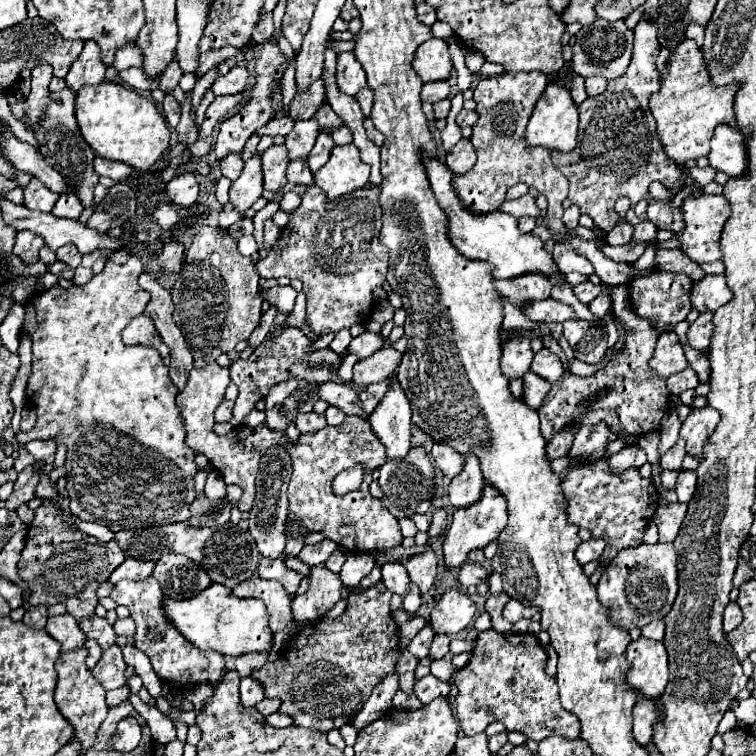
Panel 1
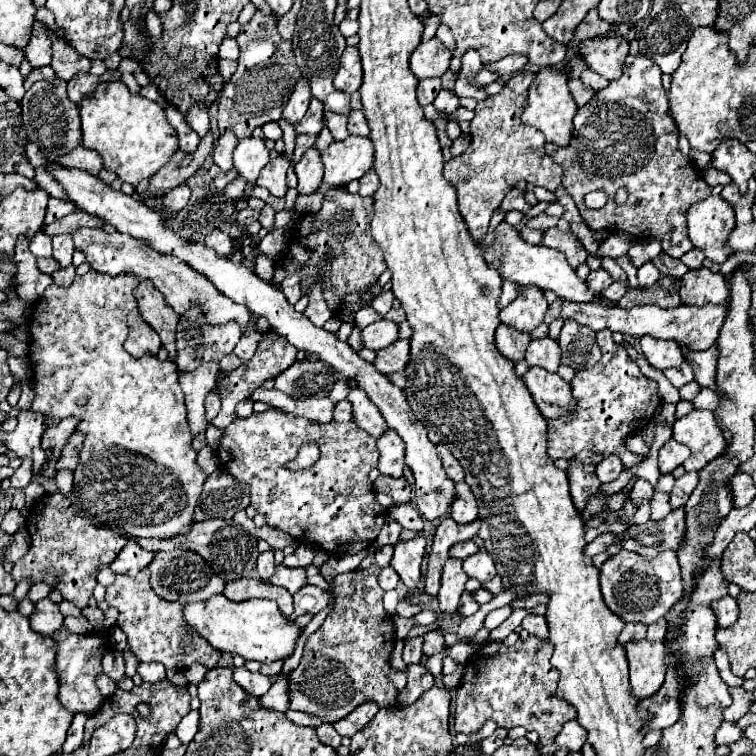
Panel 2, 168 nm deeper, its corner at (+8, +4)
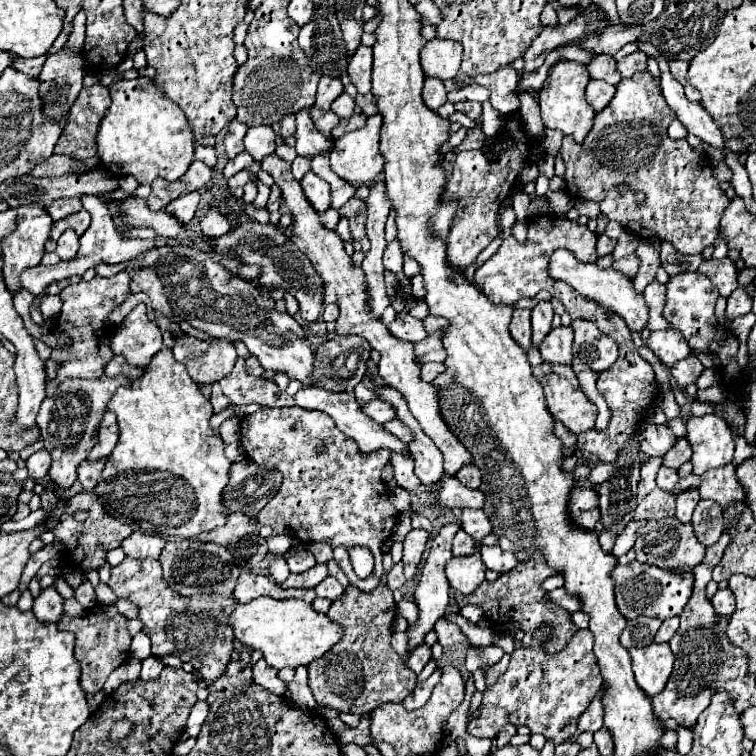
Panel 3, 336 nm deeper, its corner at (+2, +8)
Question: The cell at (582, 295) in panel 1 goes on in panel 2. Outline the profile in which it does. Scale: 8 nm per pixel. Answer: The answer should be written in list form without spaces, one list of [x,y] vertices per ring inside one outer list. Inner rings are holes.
[[[598,269],[598,271],[592,271],[592,273],[588,275],[586,283],[588,283],[594,291],[602,291],[602,289],[606,289],[608,285],[612,285],[614,279],[612,279],[612,275],[610,275],[606,269]]]

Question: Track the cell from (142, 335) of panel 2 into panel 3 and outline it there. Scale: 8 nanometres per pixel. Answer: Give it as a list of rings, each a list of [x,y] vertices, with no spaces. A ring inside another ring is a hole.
[[[138,305],[124,317],[112,333],[112,351],[126,357],[130,365],[146,367],[152,355],[162,349],[162,331],[146,315],[146,305]]]

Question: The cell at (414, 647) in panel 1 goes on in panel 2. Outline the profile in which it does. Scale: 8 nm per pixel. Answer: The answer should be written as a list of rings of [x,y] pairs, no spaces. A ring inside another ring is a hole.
[[[414,637],[414,639],[406,639],[406,647],[402,653],[402,659],[406,665],[414,665],[422,661],[422,637]]]

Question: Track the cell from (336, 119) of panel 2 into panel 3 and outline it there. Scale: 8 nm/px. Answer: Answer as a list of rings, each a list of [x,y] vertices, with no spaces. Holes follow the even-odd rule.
[[[342,93],[334,103],[332,103],[332,111],[340,117],[340,119],[348,119],[354,113],[354,99],[348,93]]]

